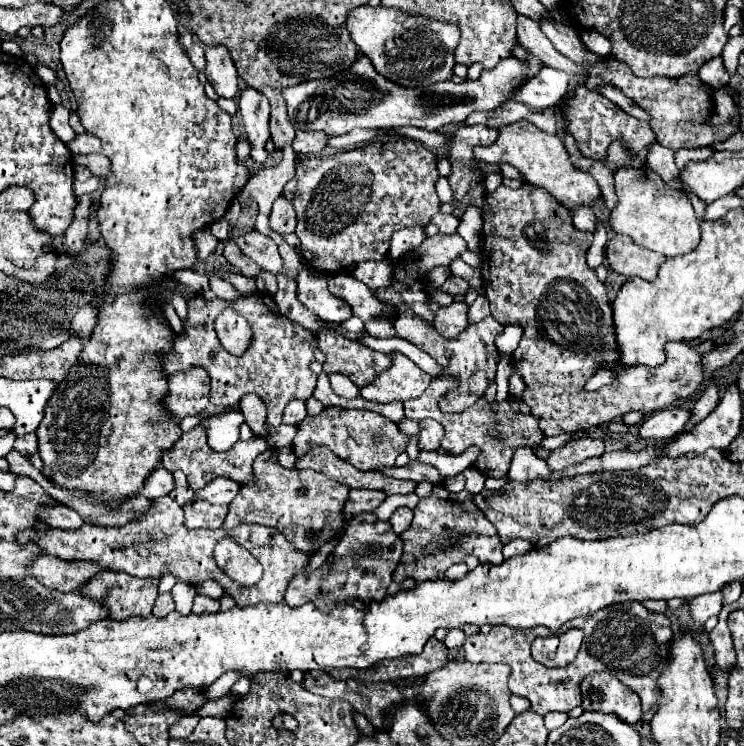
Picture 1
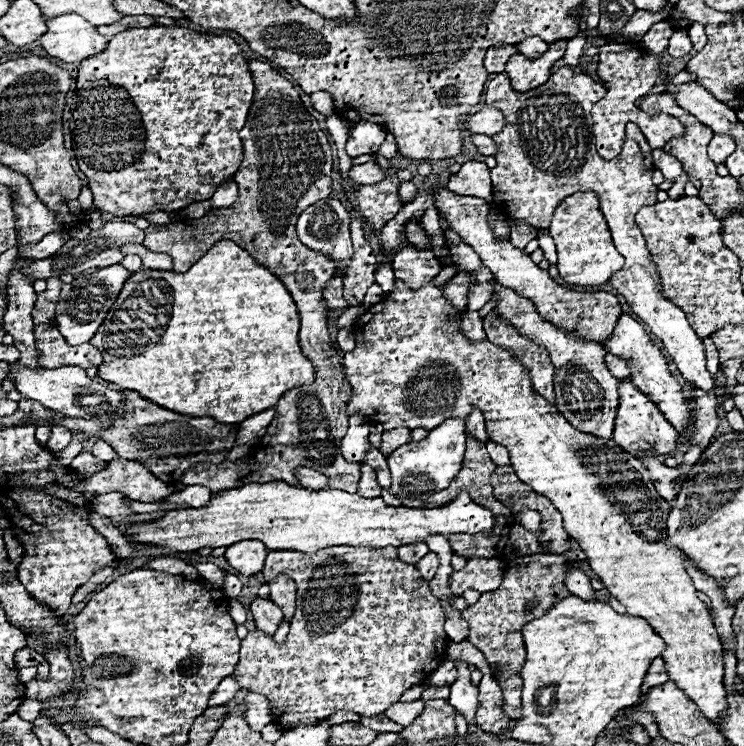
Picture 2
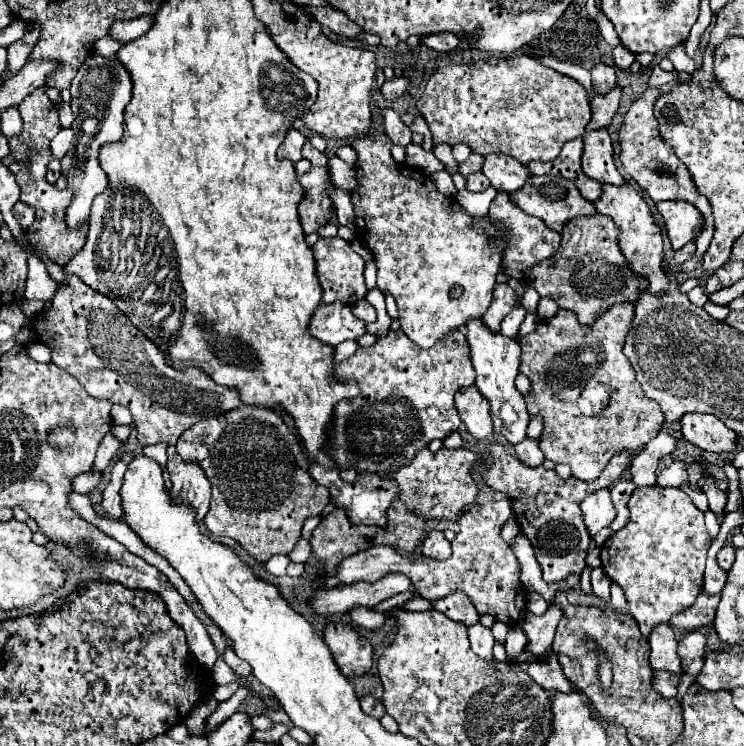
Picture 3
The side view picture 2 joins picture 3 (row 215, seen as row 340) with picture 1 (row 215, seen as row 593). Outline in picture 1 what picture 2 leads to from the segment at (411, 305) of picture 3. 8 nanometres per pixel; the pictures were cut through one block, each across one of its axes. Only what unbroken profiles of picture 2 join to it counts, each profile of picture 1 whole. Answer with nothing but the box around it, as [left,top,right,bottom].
[610,166,700,258]

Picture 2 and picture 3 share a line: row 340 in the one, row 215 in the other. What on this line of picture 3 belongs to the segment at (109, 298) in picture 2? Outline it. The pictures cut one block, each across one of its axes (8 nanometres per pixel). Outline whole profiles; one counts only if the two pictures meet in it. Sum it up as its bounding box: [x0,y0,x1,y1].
[60,54,132,228]

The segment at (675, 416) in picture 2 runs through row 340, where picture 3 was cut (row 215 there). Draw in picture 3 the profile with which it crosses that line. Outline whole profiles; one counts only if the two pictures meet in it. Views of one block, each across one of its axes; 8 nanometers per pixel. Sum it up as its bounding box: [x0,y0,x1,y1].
[596,184,668,294]

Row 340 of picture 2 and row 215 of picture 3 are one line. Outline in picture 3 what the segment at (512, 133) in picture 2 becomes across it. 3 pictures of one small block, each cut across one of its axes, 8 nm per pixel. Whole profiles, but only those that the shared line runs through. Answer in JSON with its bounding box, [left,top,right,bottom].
[656,200,702,250]

